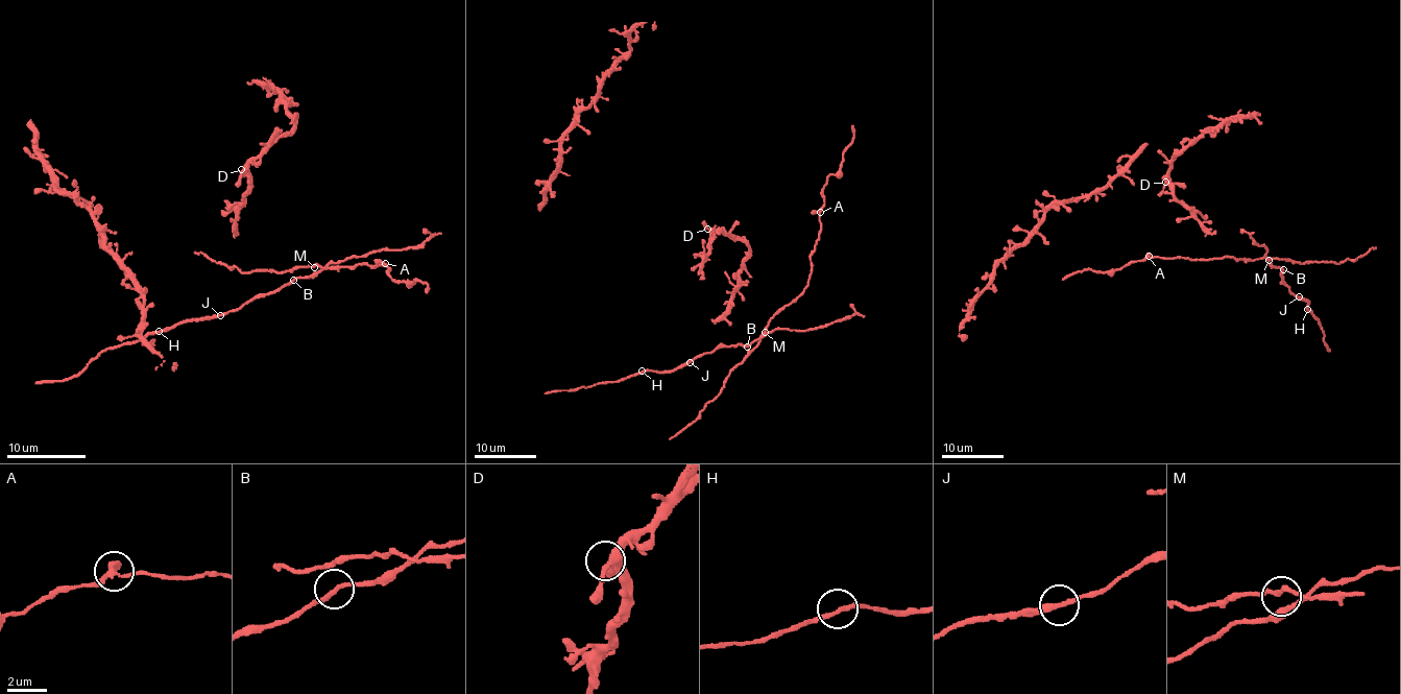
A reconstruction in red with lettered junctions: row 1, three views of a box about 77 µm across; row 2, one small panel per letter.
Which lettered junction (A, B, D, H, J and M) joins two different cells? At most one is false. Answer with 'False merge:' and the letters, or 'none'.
False merge: none

